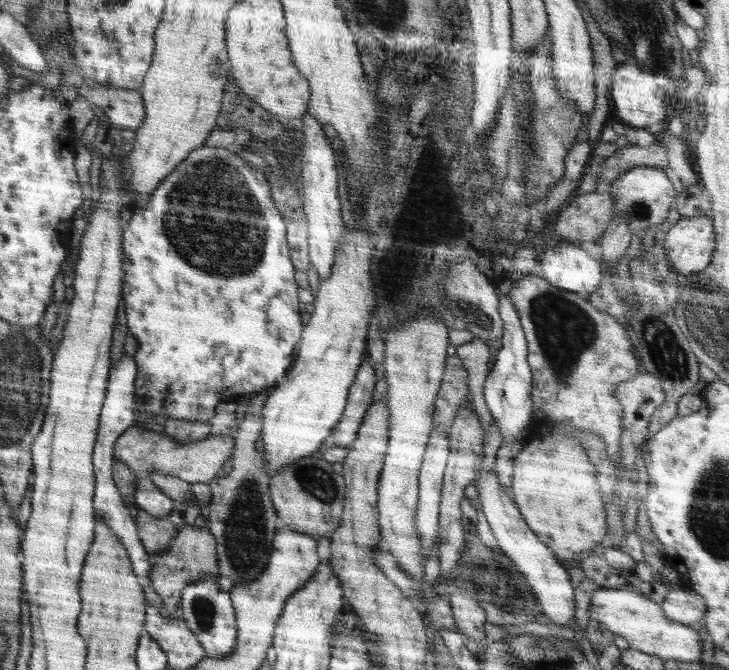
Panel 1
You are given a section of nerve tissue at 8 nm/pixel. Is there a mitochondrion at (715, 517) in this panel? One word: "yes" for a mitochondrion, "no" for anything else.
yes

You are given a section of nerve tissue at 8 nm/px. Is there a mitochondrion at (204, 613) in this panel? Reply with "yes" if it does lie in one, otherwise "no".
yes

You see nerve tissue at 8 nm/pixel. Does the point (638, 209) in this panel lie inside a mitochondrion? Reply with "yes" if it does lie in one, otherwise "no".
yes

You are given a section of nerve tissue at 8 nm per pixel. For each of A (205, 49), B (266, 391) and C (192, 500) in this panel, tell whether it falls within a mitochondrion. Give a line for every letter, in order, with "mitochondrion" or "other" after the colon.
A: other
B: other
C: other

